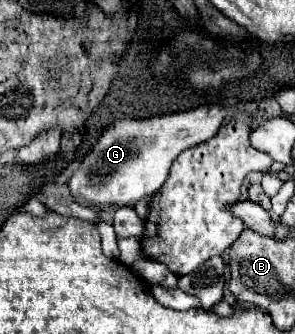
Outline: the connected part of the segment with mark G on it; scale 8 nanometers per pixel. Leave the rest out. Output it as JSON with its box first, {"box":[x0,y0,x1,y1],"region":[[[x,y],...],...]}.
{"box":[68,104,226,207],"region":[[[211,104],[152,119],[116,119],[110,127],[102,131],[92,151],[82,159],[80,169],[72,173],[68,187],[78,201],[88,205],[134,207],[138,199],[154,195],[158,187],[162,187],[162,183],[170,175],[172,161],[184,149],[214,137],[224,117],[226,107]]]}

